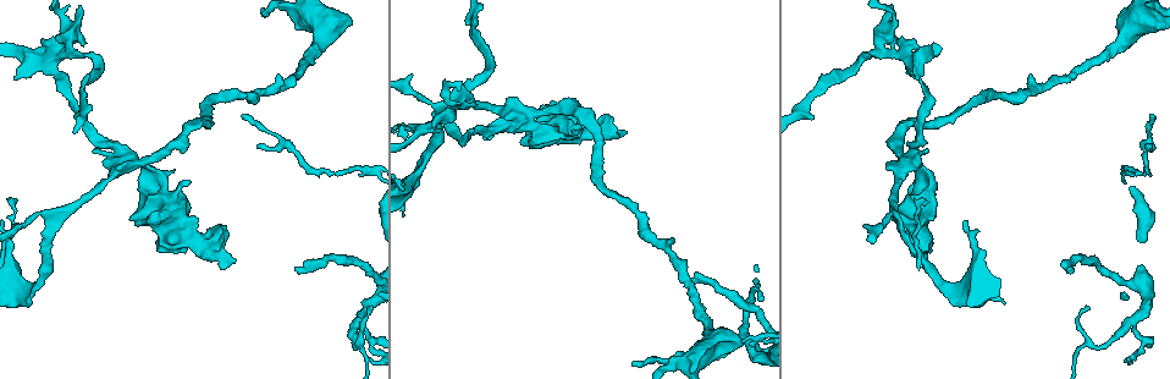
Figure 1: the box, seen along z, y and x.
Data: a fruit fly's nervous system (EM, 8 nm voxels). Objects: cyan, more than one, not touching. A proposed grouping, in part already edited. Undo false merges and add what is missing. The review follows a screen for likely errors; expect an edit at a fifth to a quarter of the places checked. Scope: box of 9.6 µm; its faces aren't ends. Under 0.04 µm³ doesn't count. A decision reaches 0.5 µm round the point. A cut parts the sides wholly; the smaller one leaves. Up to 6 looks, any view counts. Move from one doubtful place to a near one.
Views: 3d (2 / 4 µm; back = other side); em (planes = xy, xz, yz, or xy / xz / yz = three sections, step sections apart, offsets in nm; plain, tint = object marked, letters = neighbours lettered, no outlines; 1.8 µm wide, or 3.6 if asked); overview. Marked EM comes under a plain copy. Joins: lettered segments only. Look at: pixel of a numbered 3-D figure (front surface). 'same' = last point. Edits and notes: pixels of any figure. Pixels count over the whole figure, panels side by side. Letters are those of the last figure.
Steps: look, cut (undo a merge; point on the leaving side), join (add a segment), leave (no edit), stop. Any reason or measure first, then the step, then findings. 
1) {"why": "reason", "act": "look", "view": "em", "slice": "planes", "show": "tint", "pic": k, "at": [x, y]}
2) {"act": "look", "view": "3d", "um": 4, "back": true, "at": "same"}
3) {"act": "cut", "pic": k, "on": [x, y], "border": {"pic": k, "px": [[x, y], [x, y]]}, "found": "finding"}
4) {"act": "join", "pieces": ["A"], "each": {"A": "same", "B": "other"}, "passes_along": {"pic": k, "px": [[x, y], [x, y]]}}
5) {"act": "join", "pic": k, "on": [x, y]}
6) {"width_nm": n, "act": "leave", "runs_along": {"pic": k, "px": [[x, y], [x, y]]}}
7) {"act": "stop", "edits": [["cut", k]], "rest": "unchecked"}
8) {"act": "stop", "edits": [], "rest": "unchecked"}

{"why": "end of a long branch", "act": "look", "view": "3d", "um": 4, "pic": 1, "at": [1067, 270]}

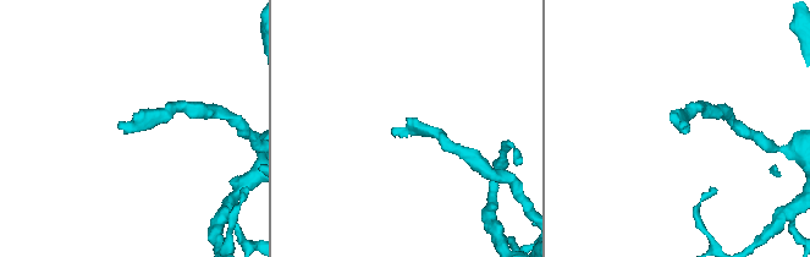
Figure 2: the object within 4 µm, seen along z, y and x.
{"why": "now the EM", "act": "look", "view": "em", "slice": "xy", "step": 8, "show": "letters", "pic": 2, "at": [681, 124]}

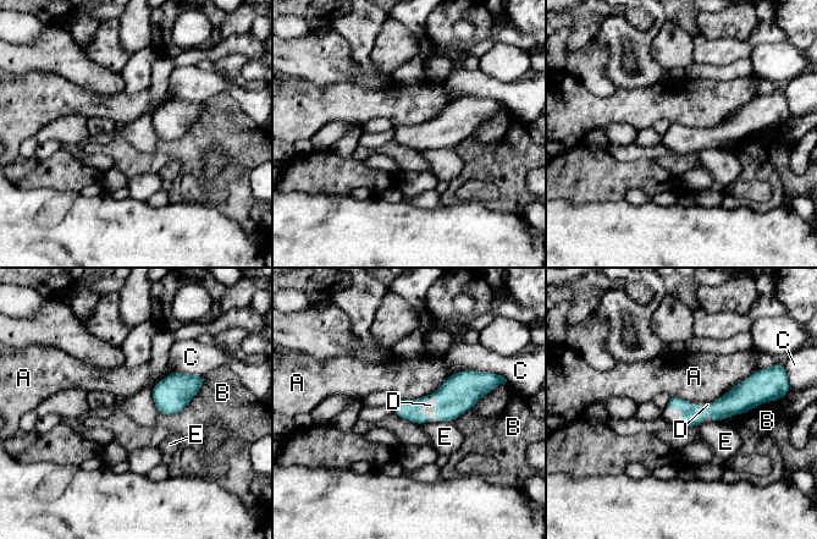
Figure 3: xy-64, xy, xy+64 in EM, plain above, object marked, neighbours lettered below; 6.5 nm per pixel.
{"longest_contact_nm": ["A", 480], "act": "join", "pieces": ["D"], "each": {"A": "other", "B": "other", "C": "other", "D": "same", "E": "other"}, "passes_along": {"pic": 3, "px": [[451, 400], [417, 416], [430, 405]]}, "found": "it goes on there"}

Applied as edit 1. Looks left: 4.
{"why": "touches itself", "act": "look", "view": "em", "slice": "planes", "show": "letters", "pic": 1, "at": [137, 224]}

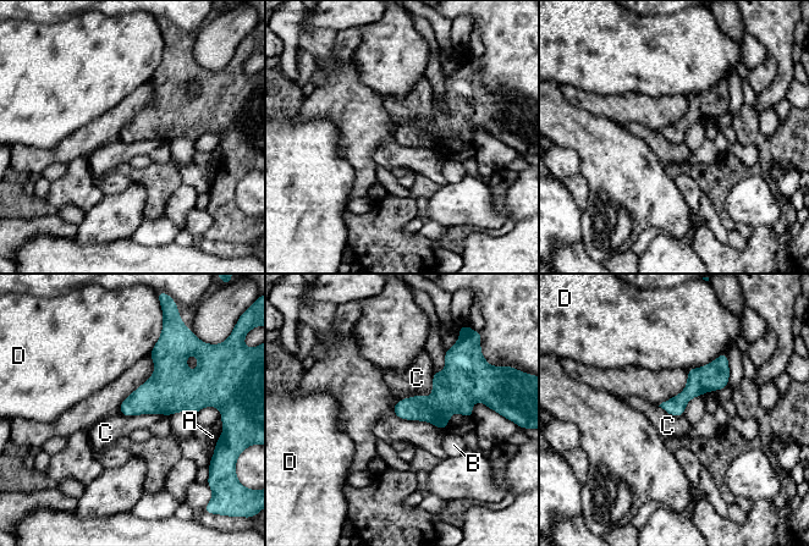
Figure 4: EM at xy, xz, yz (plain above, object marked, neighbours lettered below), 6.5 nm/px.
{"width_nm": 120, "act": "leave", "each": {"A": "other", "B": "other", "C": "other", "D": "other"}, "found": "all the same cell"}

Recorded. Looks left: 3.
{"why": "four or more arms meet", "act": "look", "view": "em", "slice": "xy", "step": 4, "show": "tint", "pic": 1, "at": [64, 57]}

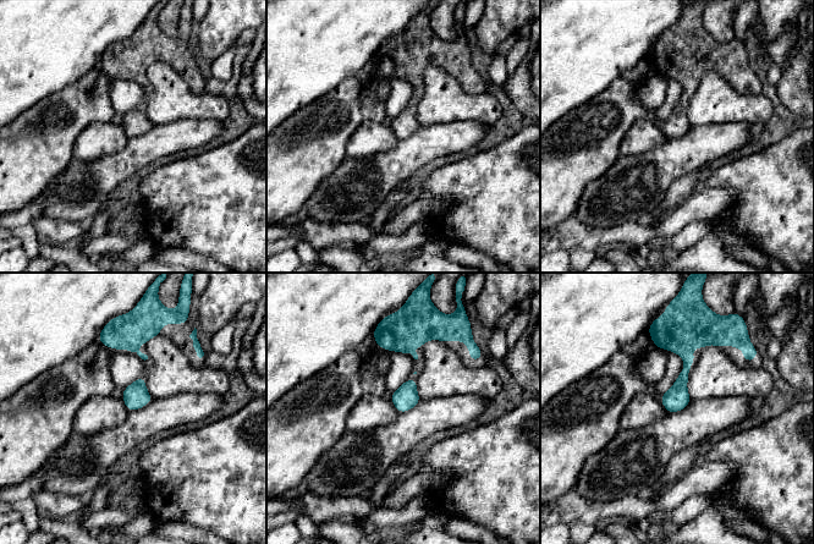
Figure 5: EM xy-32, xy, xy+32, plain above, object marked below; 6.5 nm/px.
{"act": "look", "view": "em", "slice": "planes", "show": "letters", "at": "same"}

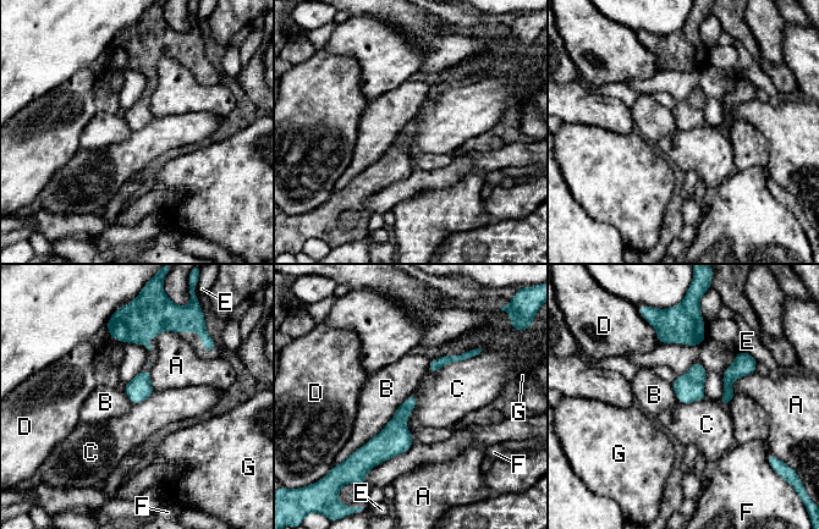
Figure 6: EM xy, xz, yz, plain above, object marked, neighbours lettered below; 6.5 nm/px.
{"act": "leave", "each": {"A": "other", "B": "other", "C": "other", "D": "other", "E": "other", "F": "other", "G": "other"}, "found": "all the same cell"}

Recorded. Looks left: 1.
{"act": "stop", "edits": [["join", 3]], "rest": "unchecked"}

